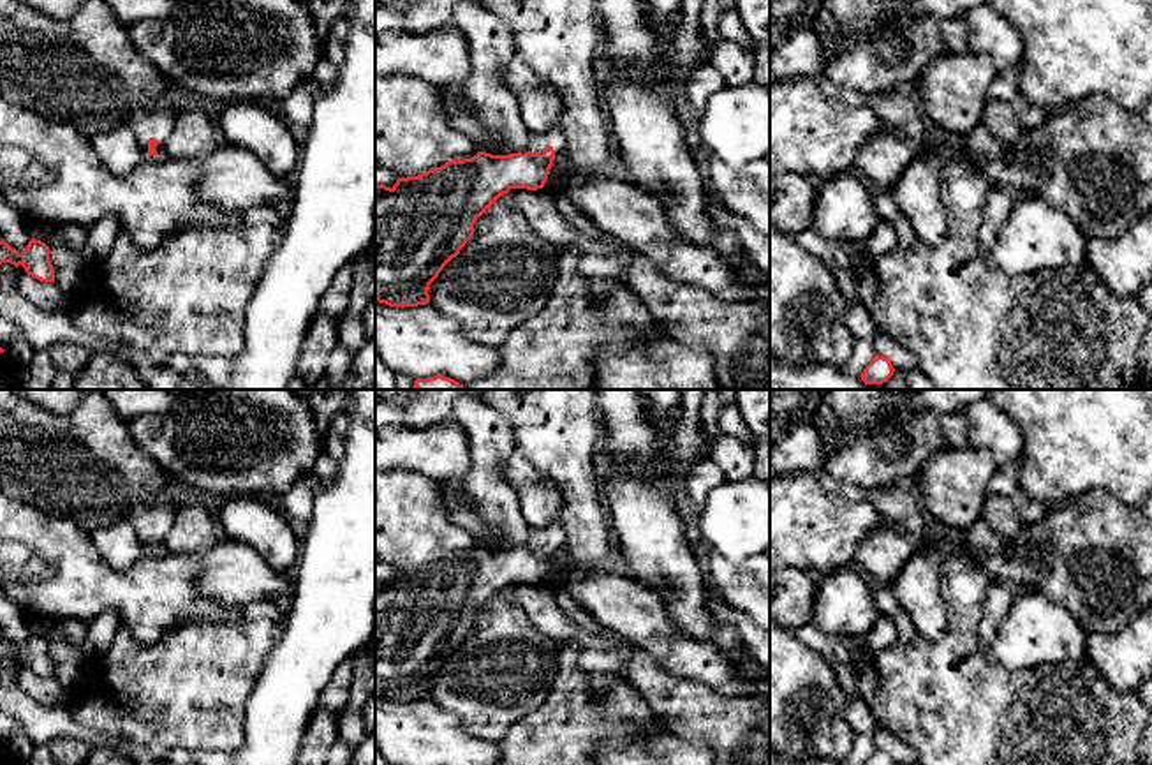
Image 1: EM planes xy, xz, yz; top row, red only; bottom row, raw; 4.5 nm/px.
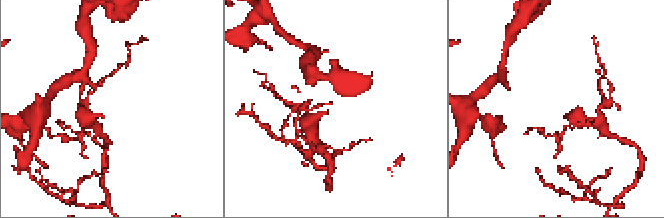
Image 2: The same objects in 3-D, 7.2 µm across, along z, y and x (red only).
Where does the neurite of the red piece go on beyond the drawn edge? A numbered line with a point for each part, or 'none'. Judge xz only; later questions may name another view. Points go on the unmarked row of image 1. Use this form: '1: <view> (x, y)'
1: xz (555, 533)

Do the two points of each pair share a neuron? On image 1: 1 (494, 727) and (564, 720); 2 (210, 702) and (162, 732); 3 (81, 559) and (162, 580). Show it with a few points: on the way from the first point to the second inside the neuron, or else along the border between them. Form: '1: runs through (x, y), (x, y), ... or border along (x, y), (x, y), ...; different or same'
1: border along (545, 698), (538, 709), (520, 718), (495, 742); different
2: runs through (198, 702), (192, 702), (175, 720); same
3: runs through (101, 579), (143, 580); same

